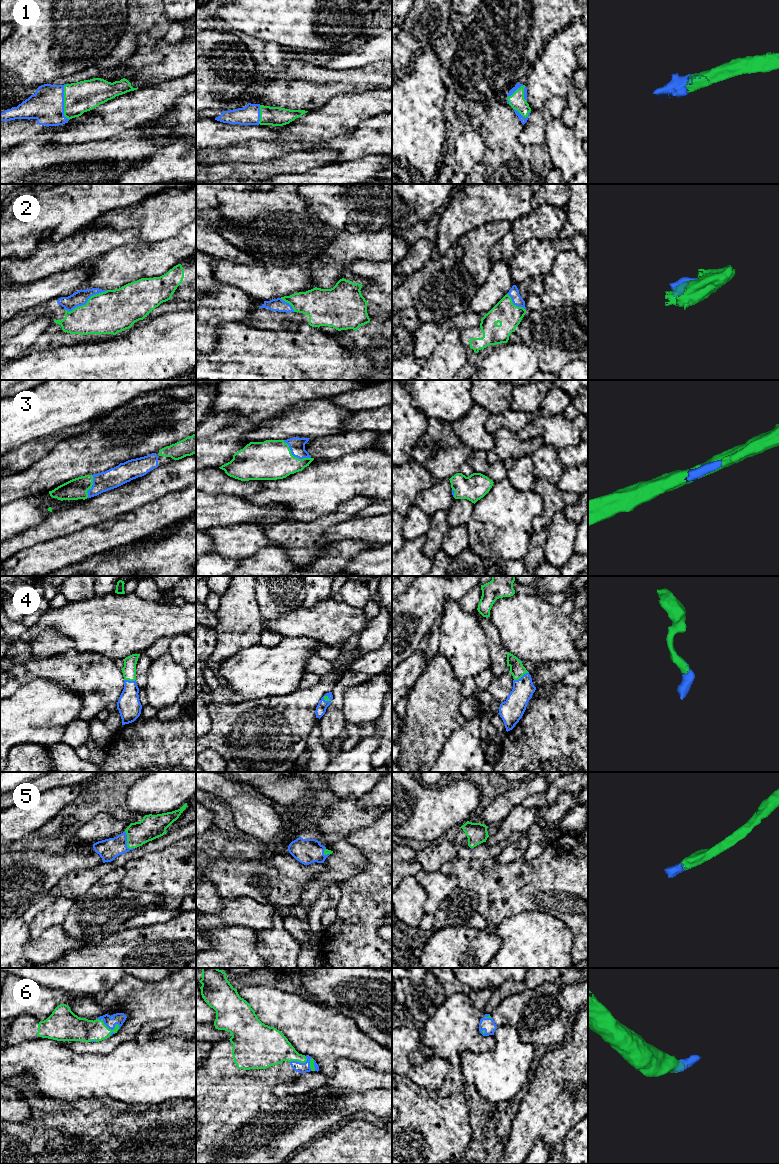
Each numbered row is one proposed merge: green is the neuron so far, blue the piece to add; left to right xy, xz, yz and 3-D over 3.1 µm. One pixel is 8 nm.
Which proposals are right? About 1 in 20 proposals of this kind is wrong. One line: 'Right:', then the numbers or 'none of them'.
Right: 1, 2, 3, 4, 5, 6

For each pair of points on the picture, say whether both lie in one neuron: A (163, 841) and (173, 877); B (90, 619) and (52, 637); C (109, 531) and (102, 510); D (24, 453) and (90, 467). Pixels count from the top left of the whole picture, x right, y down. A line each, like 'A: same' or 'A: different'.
A: different
B: different
C: different
D: different

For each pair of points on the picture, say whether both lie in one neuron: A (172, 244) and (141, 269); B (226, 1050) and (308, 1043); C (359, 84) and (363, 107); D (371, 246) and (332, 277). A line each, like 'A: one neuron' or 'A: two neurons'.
A: one neuron
B: two neurons
C: two neurons
D: one neuron

